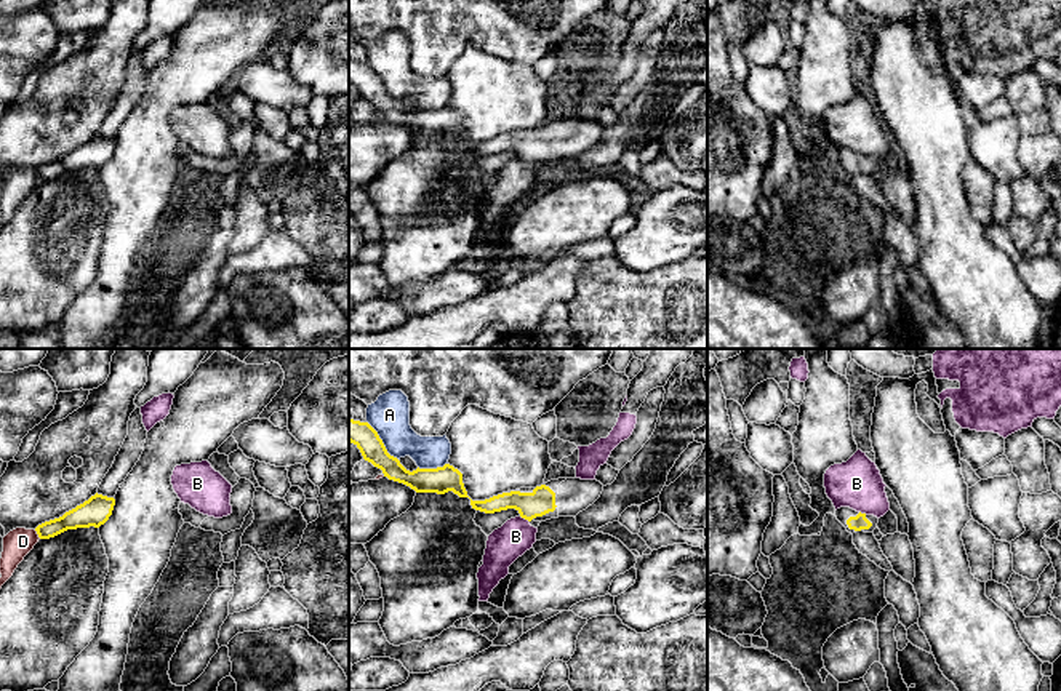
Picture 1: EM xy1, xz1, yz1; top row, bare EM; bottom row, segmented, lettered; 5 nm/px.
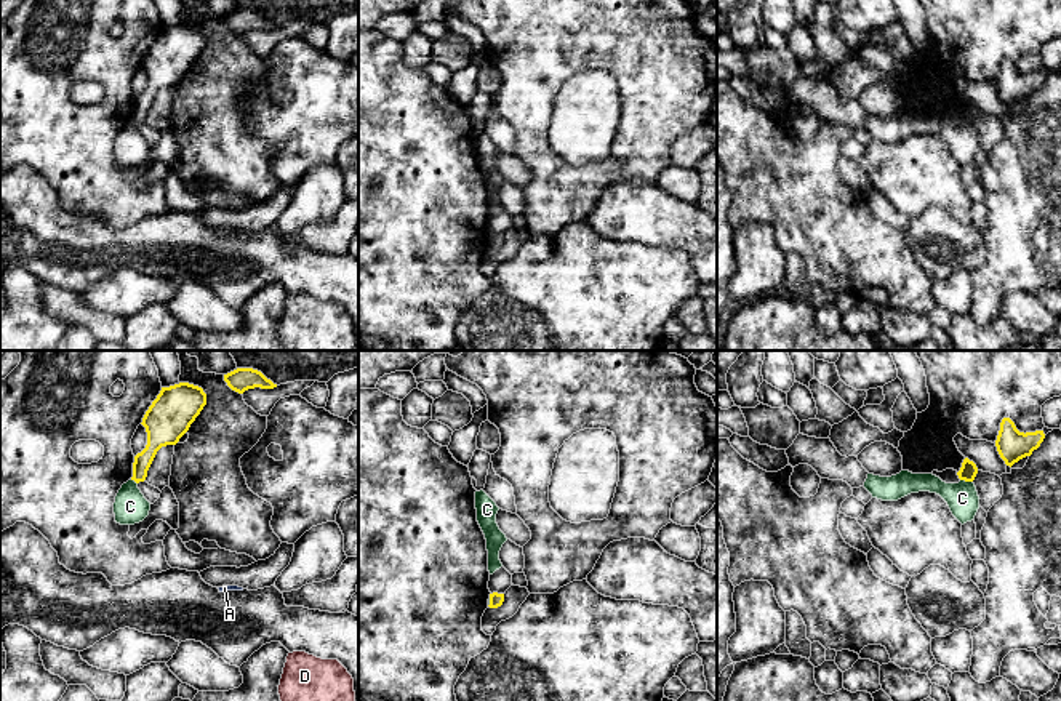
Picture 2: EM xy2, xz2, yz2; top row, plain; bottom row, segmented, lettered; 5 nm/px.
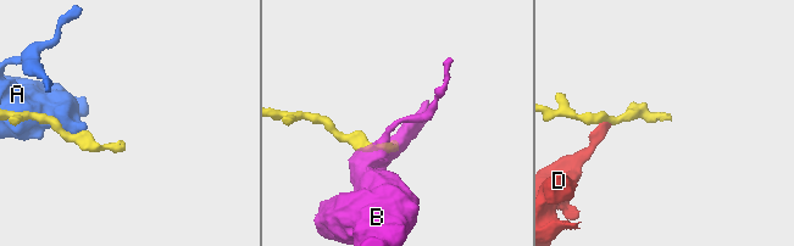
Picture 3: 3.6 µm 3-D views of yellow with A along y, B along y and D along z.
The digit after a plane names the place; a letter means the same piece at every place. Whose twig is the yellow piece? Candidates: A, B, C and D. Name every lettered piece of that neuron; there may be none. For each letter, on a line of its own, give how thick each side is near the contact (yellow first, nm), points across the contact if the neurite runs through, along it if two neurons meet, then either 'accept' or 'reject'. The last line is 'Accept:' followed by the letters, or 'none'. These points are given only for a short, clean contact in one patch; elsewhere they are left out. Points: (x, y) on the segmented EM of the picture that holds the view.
A: 120 nm thick on the yellow side, 200 nm on the other; reject
B: 140 nm thick on the yellow side, 180 nm on the other; border along xz1 (520, 515), (528, 522); reject
C: 90 nm thick on the yellow side, 160 nm on the other; border along yz2 (960, 479), (972, 482); reject
D: 120 nm thick on the yellow side, 140 nm on the other; border along xy1 (34, 530), (40, 538); reject
Accept: none

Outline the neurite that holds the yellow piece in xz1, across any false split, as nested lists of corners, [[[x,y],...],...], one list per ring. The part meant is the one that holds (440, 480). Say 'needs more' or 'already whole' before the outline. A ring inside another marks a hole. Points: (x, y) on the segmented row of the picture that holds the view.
already whole; [[[349,417],[349,441],[354,443],[365,461],[381,469],[389,480],[403,483],[416,493],[445,494],[453,491],[459,497],[469,497],[462,483],[462,473],[450,464],[437,469],[406,470],[400,461],[390,456],[378,432],[368,424]]]

